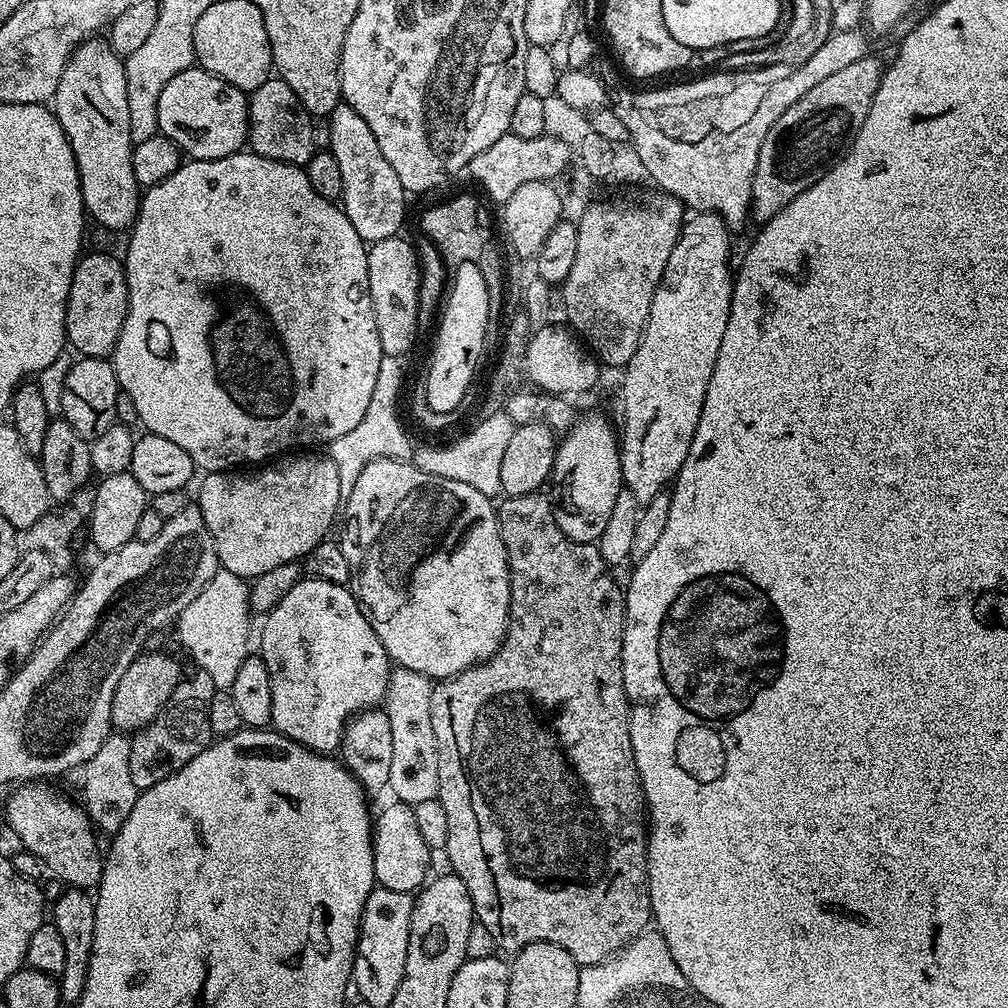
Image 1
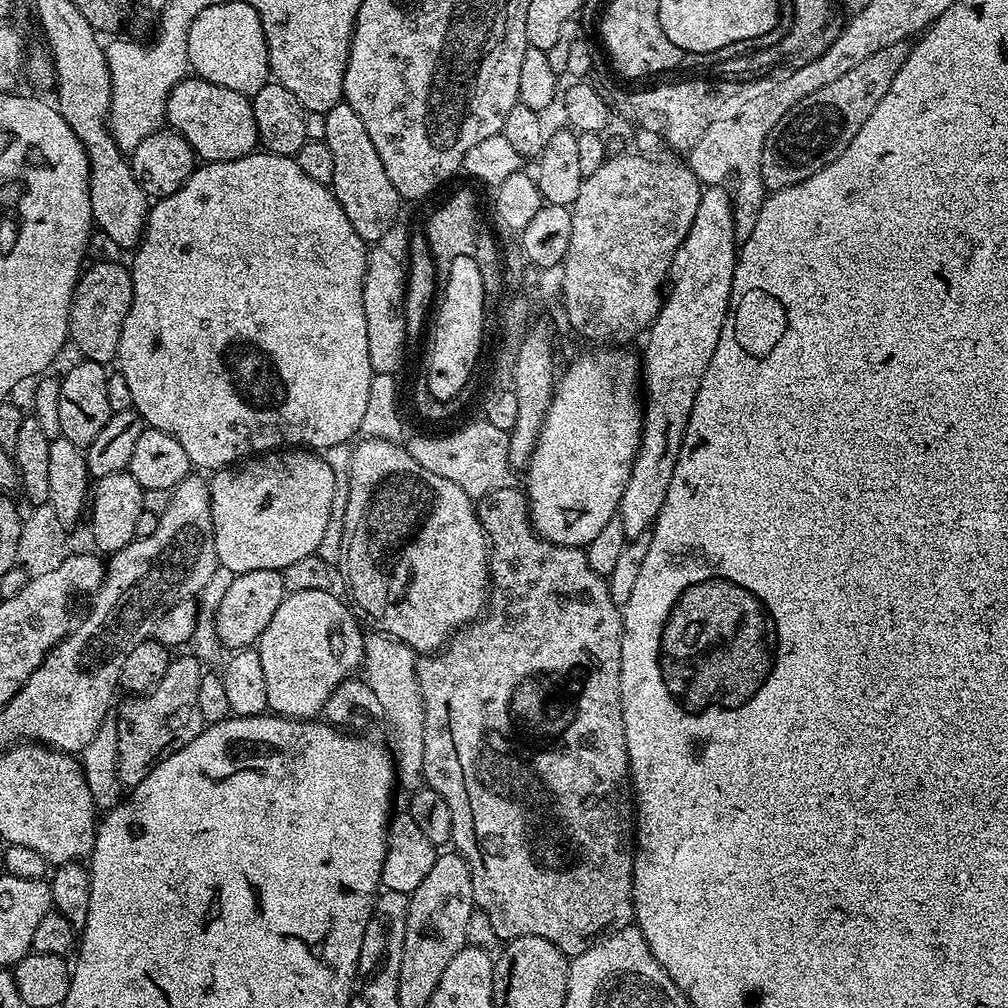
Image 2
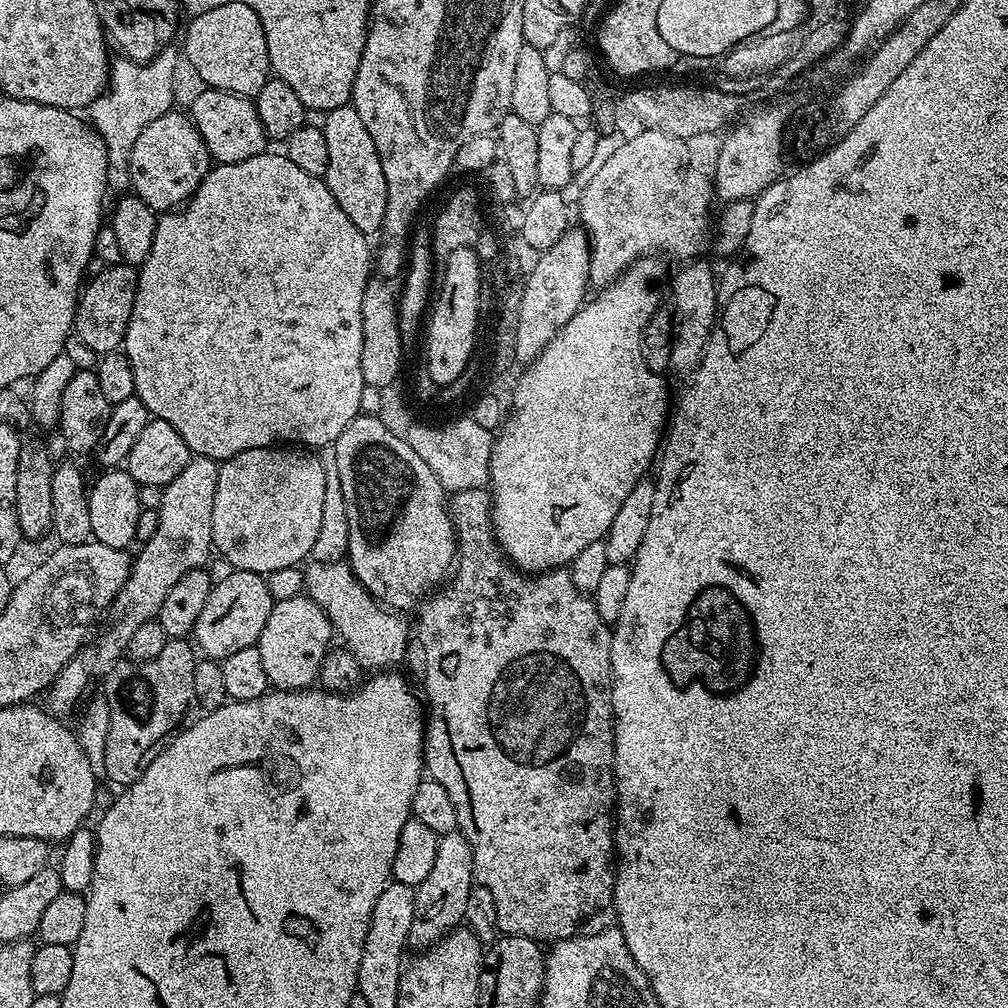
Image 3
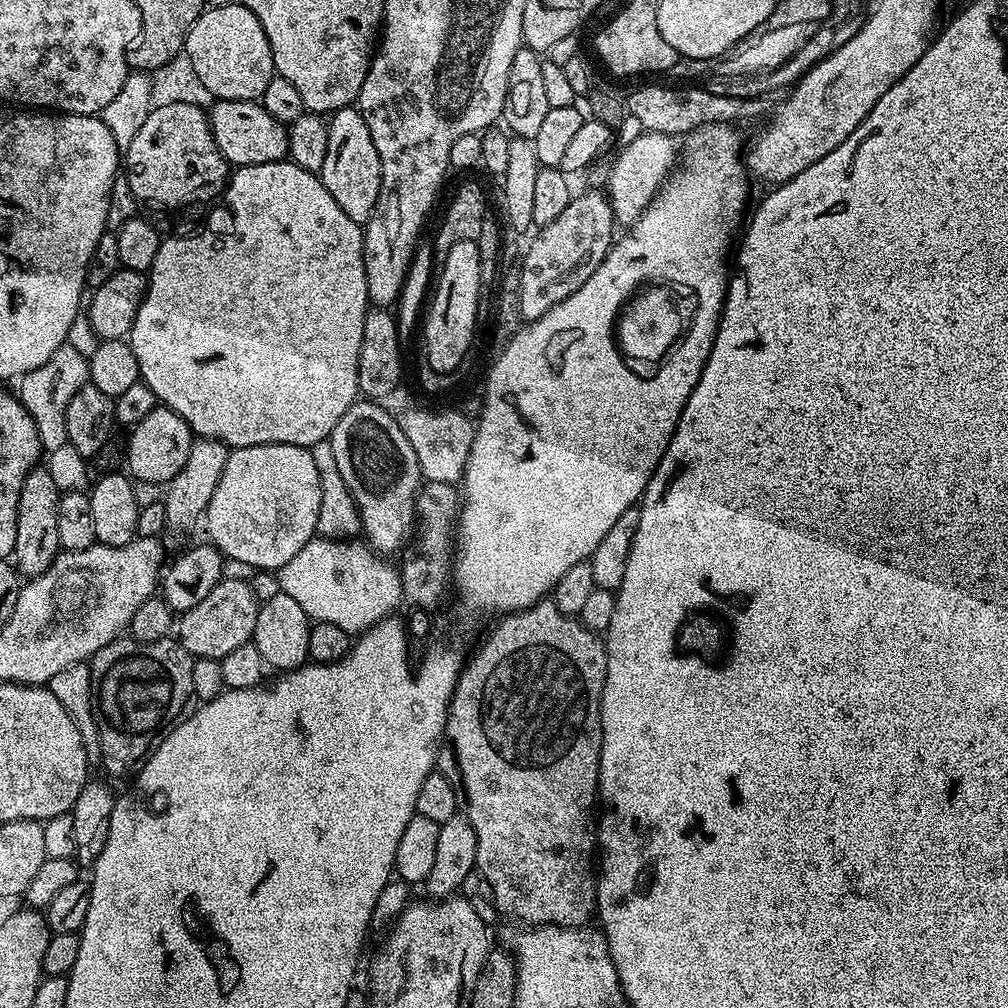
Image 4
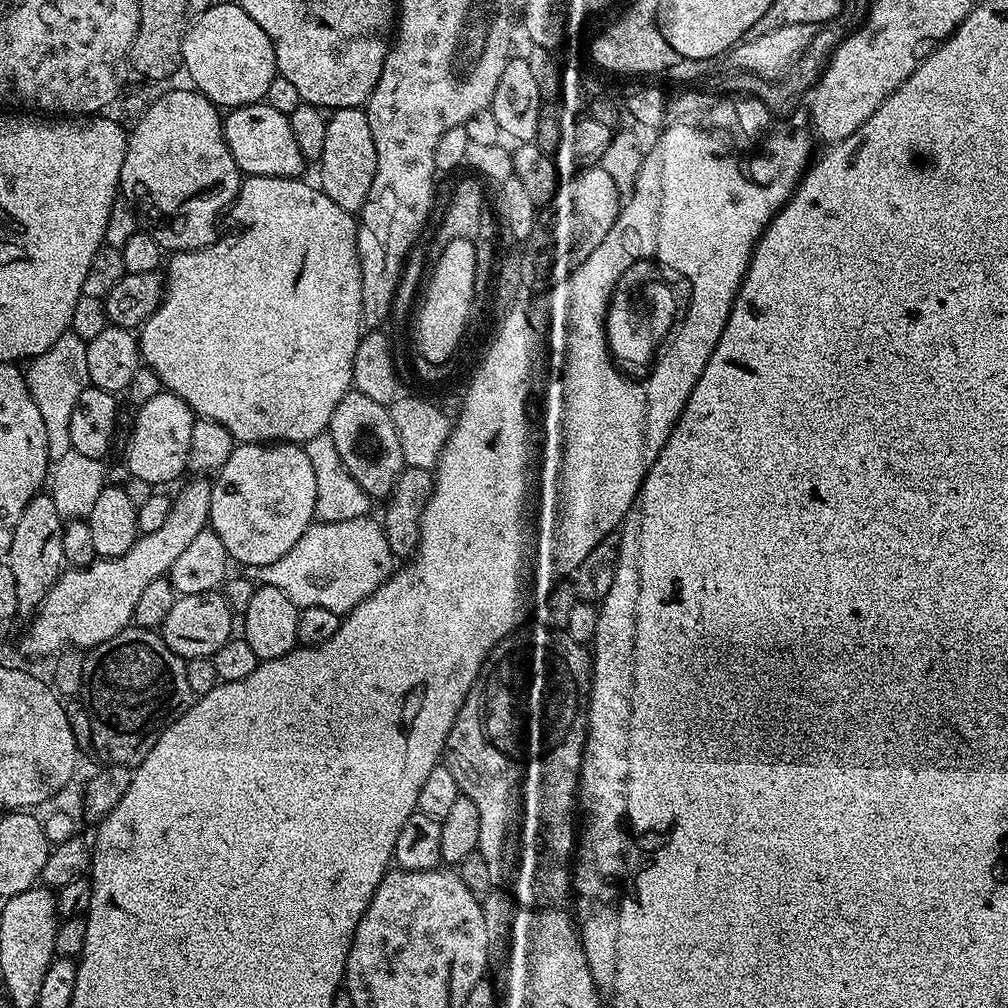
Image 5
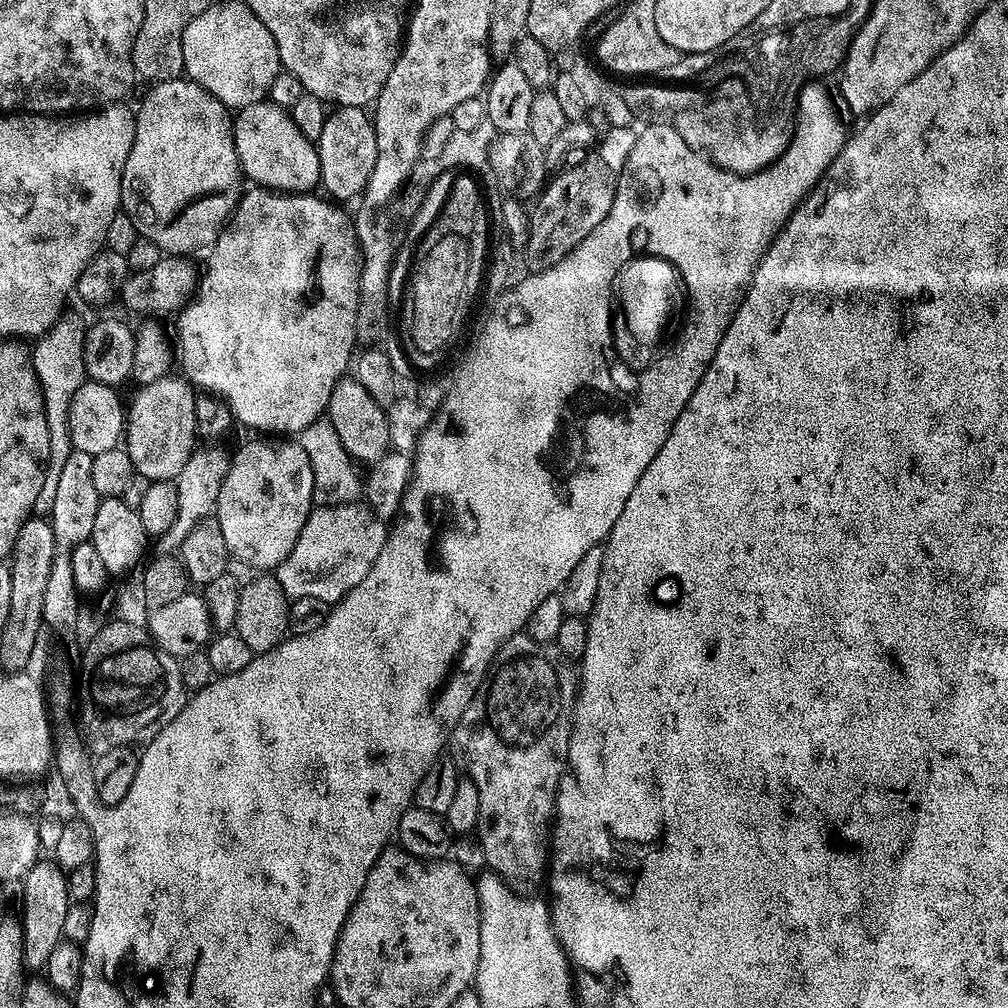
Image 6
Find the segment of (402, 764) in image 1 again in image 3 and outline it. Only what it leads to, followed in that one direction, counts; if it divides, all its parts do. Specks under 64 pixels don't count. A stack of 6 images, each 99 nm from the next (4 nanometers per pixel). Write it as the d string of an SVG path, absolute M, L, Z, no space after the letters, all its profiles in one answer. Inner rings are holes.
M346 562L307 565L304 586L309 600L313 600L332 623L333 633L342 639L343 647L358 658L361 669L392 670L396 663L405 659L410 639L410 624L403 620L399 611L393 610L374 599L358 582L352 568Z

